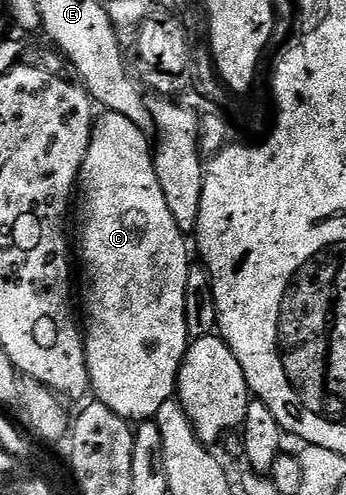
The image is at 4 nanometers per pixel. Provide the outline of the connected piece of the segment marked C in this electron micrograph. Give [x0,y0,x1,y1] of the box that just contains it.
[77,110,192,424]

